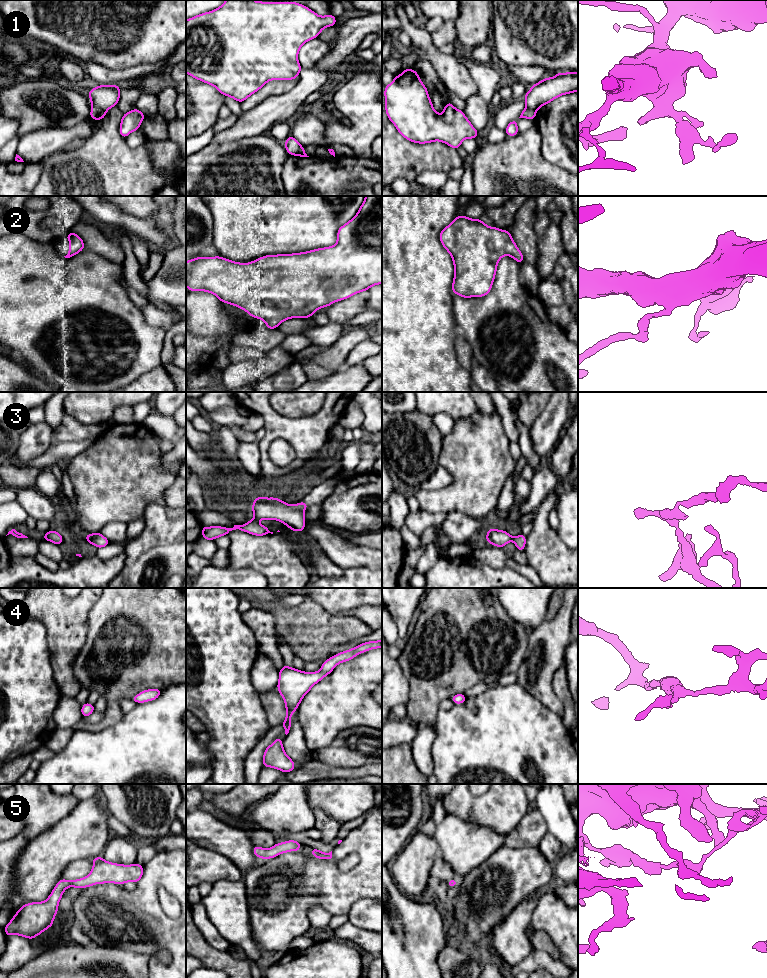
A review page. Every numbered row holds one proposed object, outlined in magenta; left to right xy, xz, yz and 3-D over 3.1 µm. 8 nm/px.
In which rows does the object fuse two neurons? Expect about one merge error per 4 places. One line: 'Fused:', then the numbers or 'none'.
Fused: 1

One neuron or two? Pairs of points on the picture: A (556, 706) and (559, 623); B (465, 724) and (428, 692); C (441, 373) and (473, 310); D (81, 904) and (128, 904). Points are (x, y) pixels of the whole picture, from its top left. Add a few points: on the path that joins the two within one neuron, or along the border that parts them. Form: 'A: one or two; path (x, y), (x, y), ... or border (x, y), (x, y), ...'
A: one; path (545, 685), (548, 644)
B: two; border (439, 708), (433, 726)
C: two; border (452, 312), (455, 333), (457, 335)
D: one; path (93, 906), (116, 906)

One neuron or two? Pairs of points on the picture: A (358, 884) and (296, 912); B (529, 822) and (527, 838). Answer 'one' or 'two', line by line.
A: one
B: one

